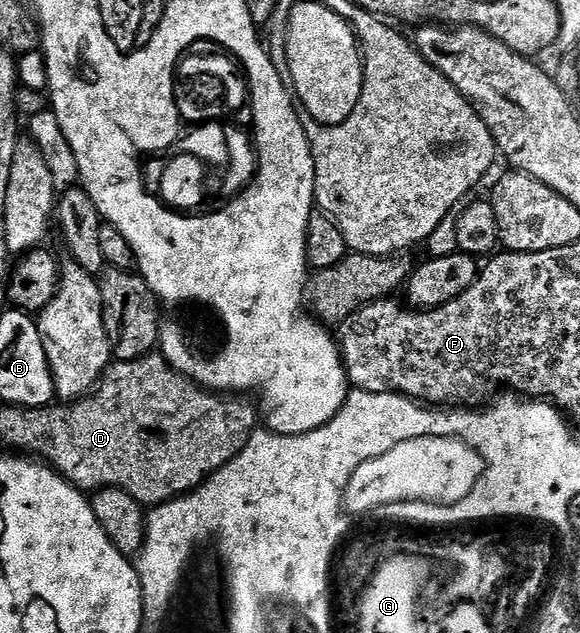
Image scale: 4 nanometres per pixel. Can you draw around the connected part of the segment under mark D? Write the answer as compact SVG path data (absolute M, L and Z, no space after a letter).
M144 356L131 362L118 362L111 364L105 371L105 377L98 383L97 389L90 396L84 396L70 404L52 404L46 408L23 408L19 414L19 434L23 442L31 446L30 453L46 460L46 463L58 470L73 486L78 486L84 492L94 492L104 488L127 490L144 508L160 506L180 494L187 494L192 489L207 481L215 471L221 469L227 462L233 461L245 448L252 434L257 429L257 406L250 402L250 397L240 396L235 392L212 392L202 388L198 383L192 382L185 375L180 374L167 362L163 356Z

